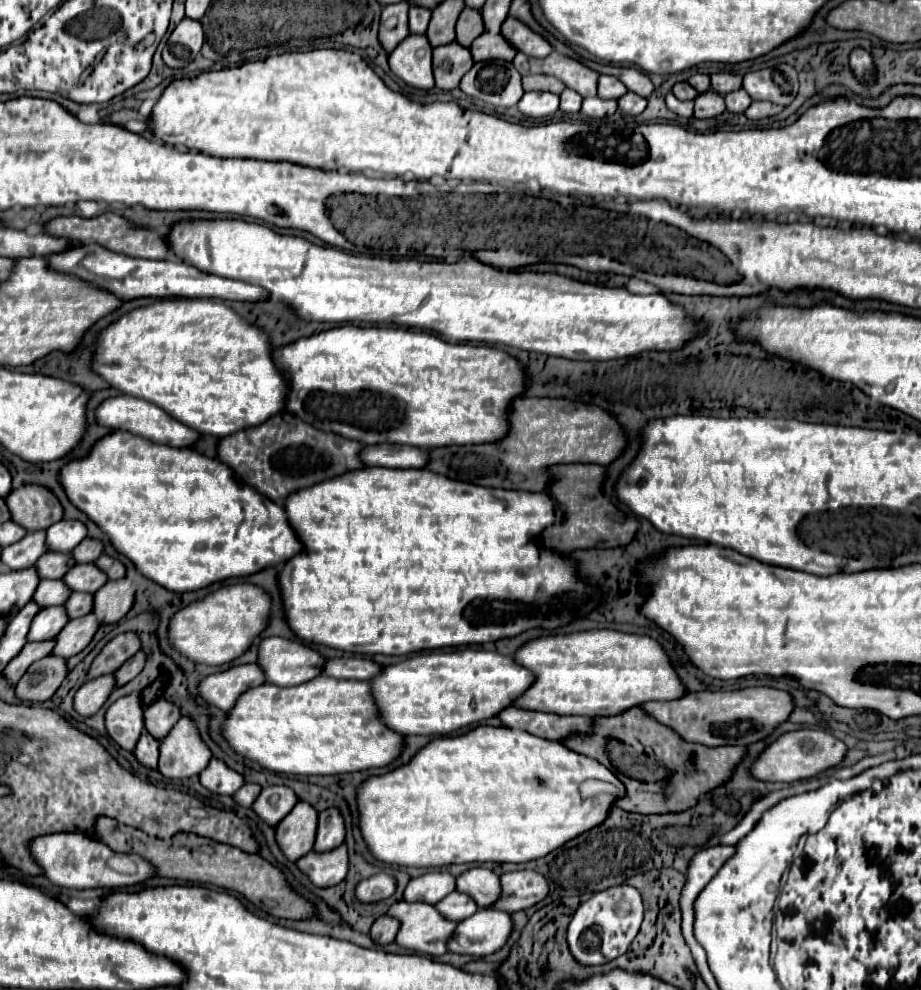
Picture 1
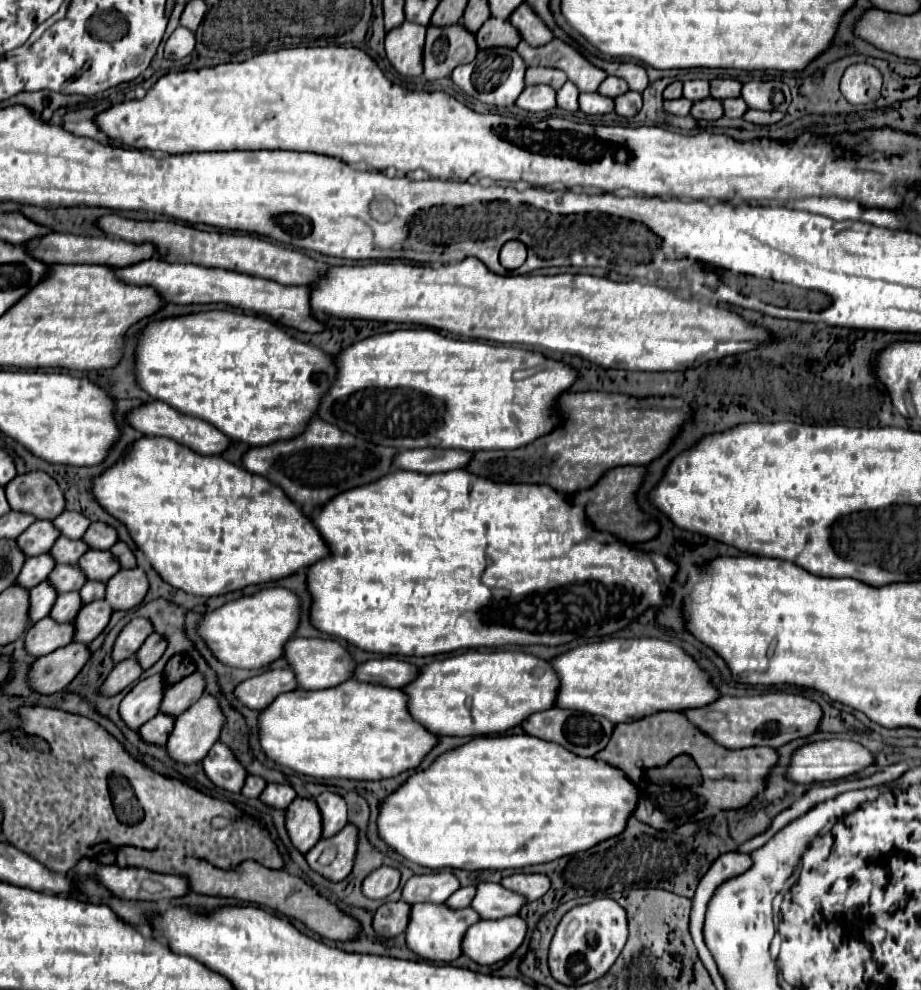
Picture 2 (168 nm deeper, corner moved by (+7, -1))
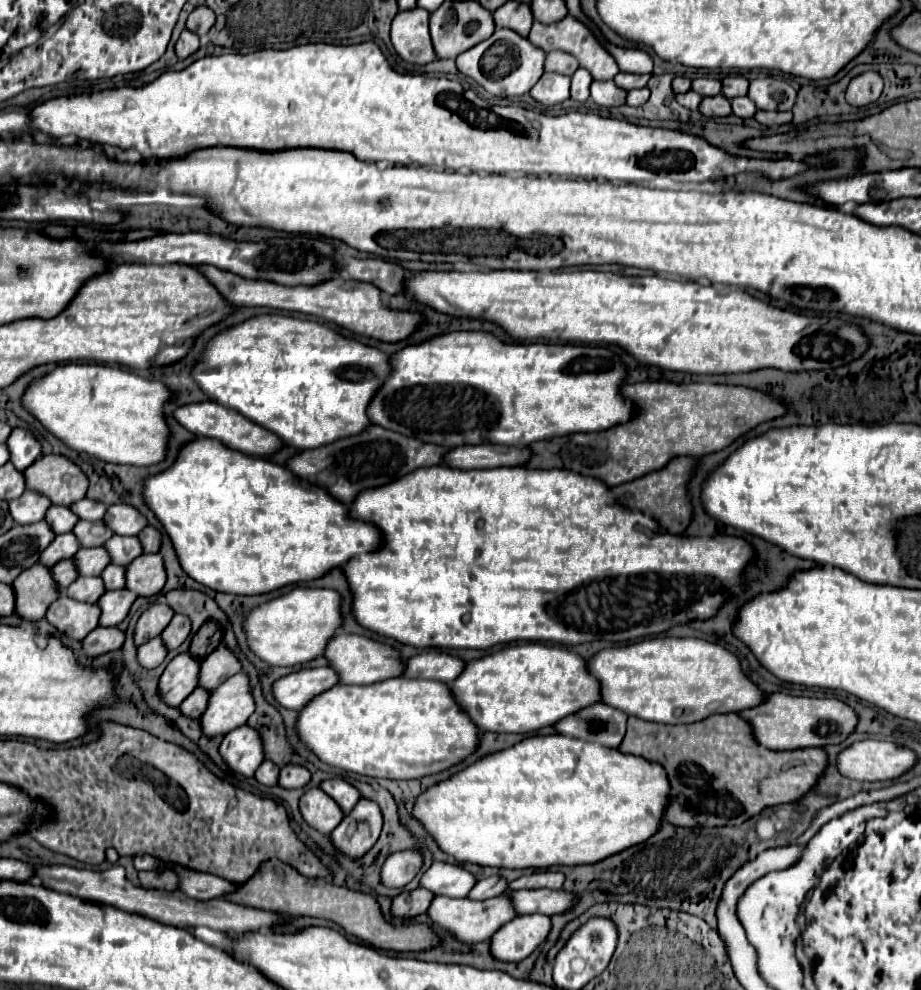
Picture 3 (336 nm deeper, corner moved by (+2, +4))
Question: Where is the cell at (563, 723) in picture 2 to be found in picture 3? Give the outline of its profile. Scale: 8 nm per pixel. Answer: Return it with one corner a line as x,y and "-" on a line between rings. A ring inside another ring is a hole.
593,704
563,718
559,724
555,724
555,728
559,734
571,738
617,748
625,736
627,716
625,712
617,712
617,708
609,708
607,704

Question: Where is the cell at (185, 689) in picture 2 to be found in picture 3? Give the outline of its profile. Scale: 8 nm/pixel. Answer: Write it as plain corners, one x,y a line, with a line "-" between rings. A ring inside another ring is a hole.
219,646
215,652
211,652
203,660
199,684
205,686
207,690
219,688
219,684
223,684
227,678
231,678
239,670
241,670
239,658
227,646

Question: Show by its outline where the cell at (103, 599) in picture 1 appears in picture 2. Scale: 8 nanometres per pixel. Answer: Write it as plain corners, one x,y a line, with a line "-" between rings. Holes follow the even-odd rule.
122,569
106,583
106,601
114,611
136,607
148,591
148,579
140,569

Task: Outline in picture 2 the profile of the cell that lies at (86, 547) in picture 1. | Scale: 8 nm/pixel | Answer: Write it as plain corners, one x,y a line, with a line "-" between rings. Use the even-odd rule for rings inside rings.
92,523
84,533
82,541
90,549
110,549
116,543
116,531
104,523

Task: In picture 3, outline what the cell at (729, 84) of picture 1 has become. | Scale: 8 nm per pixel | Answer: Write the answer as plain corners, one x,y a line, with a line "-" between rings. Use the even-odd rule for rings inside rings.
727,76
723,80
723,96
725,98
737,98
737,96
747,96
749,90
749,80
743,76

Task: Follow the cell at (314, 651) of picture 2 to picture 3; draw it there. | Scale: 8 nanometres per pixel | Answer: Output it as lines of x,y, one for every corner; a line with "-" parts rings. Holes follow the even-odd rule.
337,634
329,640
325,658
331,660
333,668
339,672
341,684
375,684
379,680
397,678
405,670
405,660
397,648
359,634

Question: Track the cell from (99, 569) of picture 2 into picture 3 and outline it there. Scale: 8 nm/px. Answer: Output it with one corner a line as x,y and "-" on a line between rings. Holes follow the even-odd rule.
113,536
113,540
109,540
105,548
109,550
113,564
121,564
121,566
131,564
137,556
143,554
143,546
137,536

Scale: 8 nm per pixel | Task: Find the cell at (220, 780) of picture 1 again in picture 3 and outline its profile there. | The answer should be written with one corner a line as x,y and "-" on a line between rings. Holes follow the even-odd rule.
247,724
225,734
219,752
233,770
245,776
253,776
259,764
265,760
261,736
255,728

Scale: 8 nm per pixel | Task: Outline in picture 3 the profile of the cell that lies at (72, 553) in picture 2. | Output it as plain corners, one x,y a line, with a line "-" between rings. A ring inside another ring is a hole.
79,520
77,526
73,528
73,534
81,542
81,546
91,548
91,546
103,546
113,536
113,530
109,526
105,526
105,530
103,530
101,522

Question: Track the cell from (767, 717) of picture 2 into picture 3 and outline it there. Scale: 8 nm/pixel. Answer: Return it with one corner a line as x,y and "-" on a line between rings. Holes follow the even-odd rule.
769,694
769,698
761,706
745,710
739,716
751,722
757,742
771,750
841,744
855,732
855,726
859,722
855,710
841,700
805,698
805,696
787,696
787,694

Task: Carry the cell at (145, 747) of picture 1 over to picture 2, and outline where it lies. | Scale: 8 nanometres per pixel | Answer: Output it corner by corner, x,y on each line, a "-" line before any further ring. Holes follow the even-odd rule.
156,715
138,729
138,735
148,745
164,745
170,731
172,731
172,725
174,725
174,717

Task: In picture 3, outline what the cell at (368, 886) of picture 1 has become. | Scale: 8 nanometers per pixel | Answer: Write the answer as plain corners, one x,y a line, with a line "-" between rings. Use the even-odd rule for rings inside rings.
419,850
395,852
381,868
381,880
389,888
403,888
409,884
423,866
423,854

